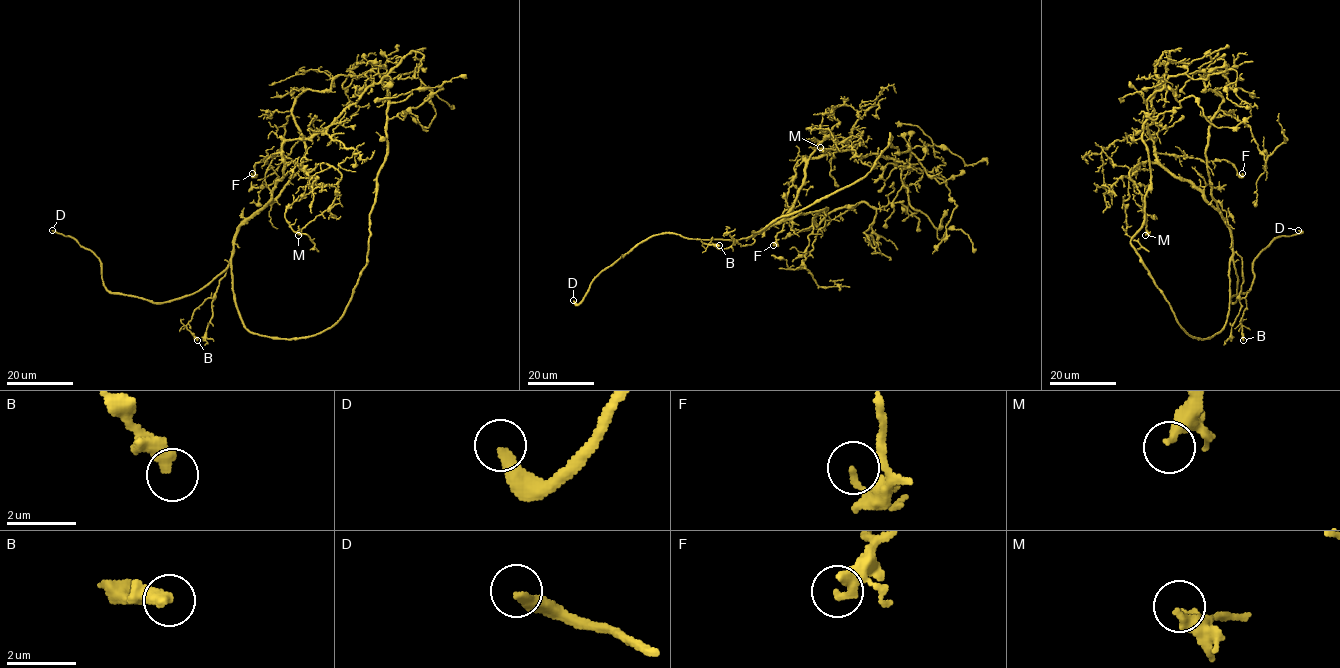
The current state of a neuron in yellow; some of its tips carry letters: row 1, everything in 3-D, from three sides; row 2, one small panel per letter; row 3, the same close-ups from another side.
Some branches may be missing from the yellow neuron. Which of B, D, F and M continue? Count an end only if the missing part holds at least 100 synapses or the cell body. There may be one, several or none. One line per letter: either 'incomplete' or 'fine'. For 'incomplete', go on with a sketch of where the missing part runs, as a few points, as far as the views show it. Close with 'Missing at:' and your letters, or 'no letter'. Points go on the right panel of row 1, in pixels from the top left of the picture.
B: fine
D: incomplete
F: fine
M: fine
Missing at: D

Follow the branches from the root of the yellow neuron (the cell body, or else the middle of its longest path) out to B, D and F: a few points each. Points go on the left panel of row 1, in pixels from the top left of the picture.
B: (306, 153), (301, 168), (282, 191), (239, 227), (232, 256), (215, 296), (194, 311), (187, 325), (197, 340)
D: (306, 153), (282, 191), (239, 227), (230, 264), (189, 295), (153, 302), (111, 293), (100, 261), (52, 230)
F: (306, 153), (301, 168), (263, 208), (282, 177), (280, 153), (257, 162), (255, 174), (252, 173)

